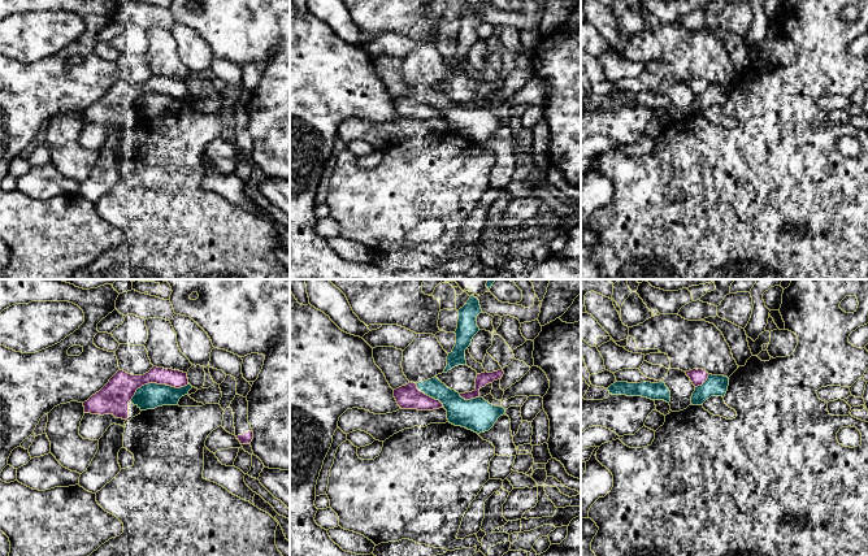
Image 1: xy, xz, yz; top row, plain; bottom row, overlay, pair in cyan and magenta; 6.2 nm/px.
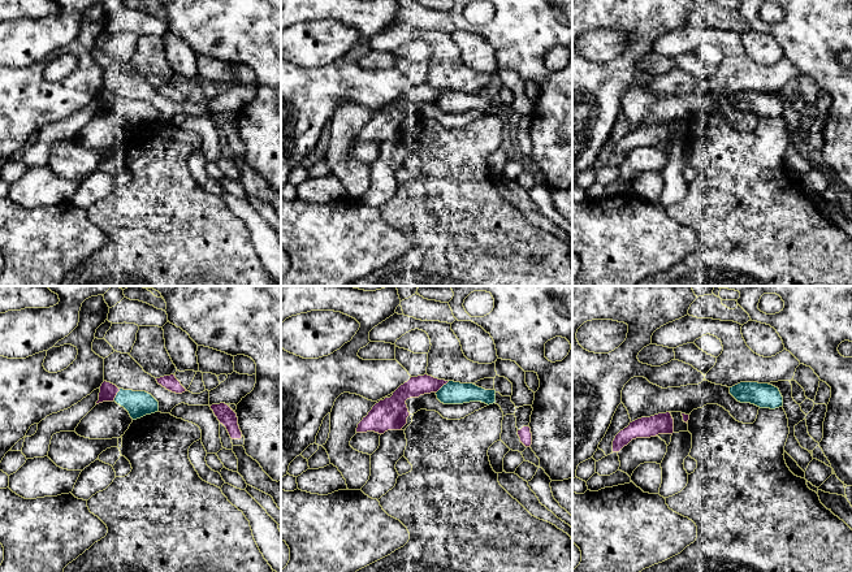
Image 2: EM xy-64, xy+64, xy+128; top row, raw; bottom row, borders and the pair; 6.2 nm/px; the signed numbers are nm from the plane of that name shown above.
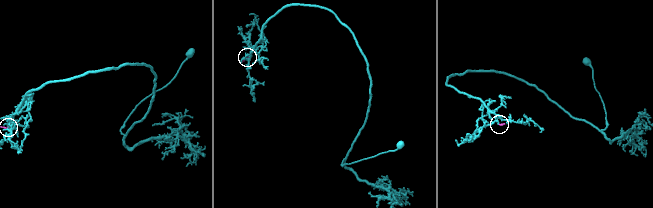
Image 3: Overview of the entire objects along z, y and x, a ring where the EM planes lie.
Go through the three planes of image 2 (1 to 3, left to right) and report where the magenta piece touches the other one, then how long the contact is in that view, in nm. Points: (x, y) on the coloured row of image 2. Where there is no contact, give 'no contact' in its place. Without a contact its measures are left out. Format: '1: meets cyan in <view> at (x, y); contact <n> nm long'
1: meets cyan in xy-64 at (117, 394); contact 80 nm long
2: meets cyan in xy+64 at (442, 386); contact 120 nm long
3: no contact

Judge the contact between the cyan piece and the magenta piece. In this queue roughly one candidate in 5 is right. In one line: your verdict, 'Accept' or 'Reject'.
Reject

